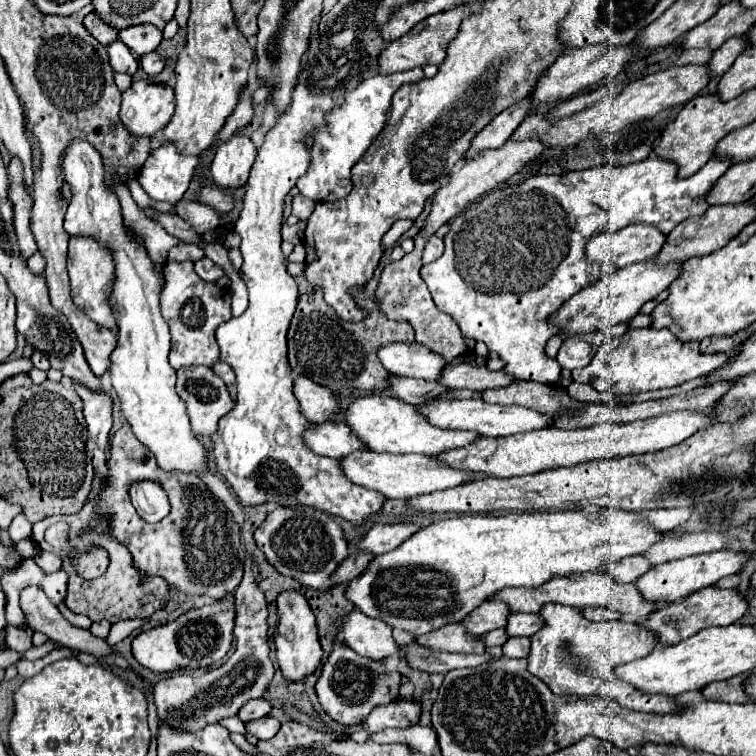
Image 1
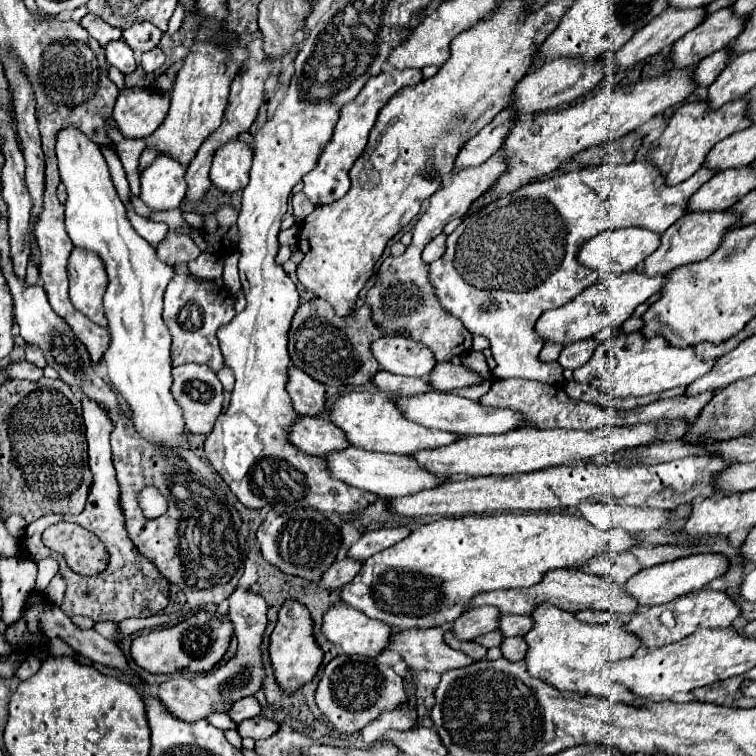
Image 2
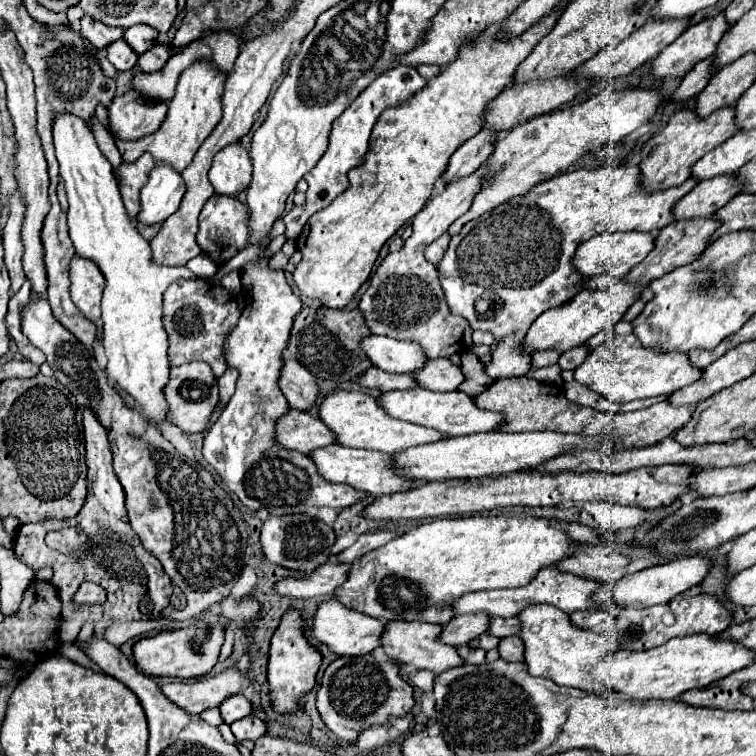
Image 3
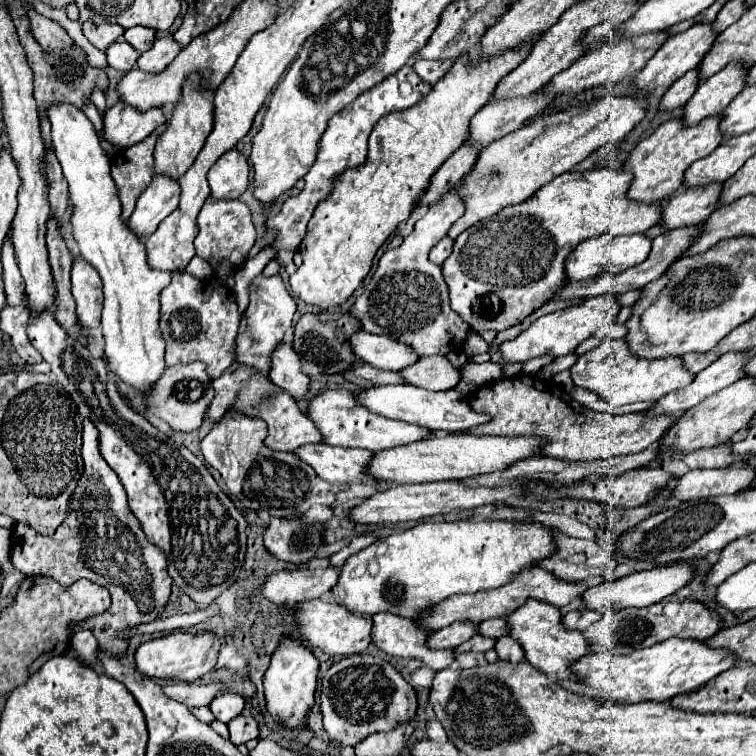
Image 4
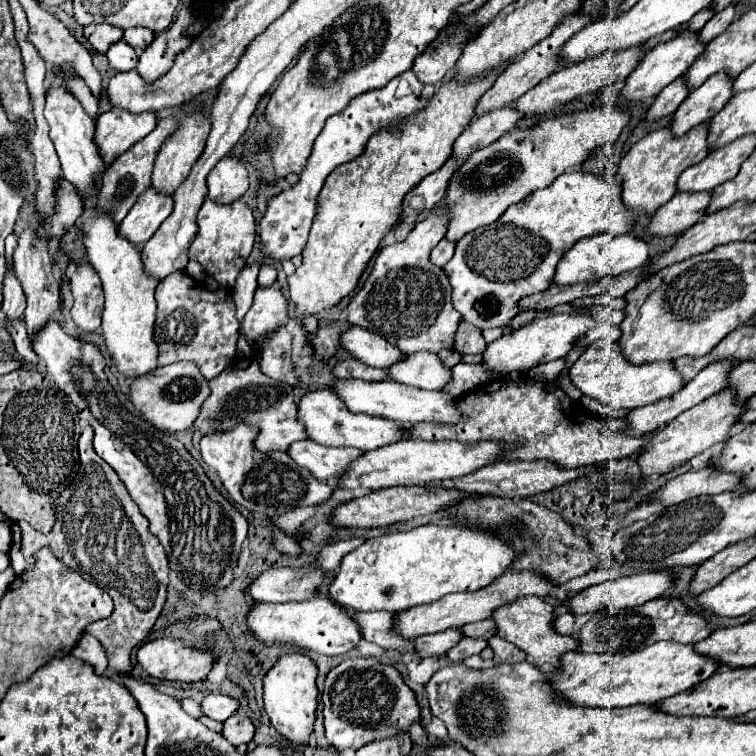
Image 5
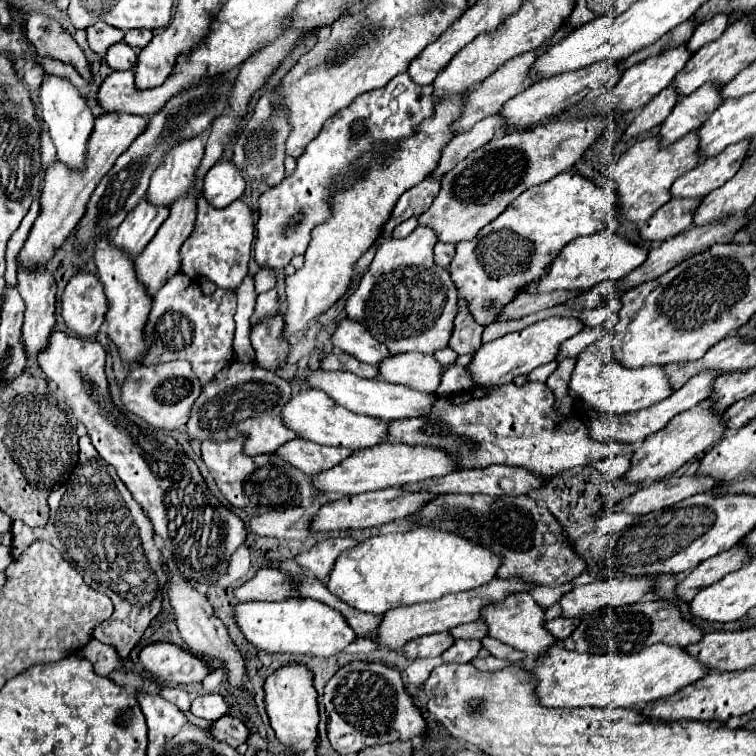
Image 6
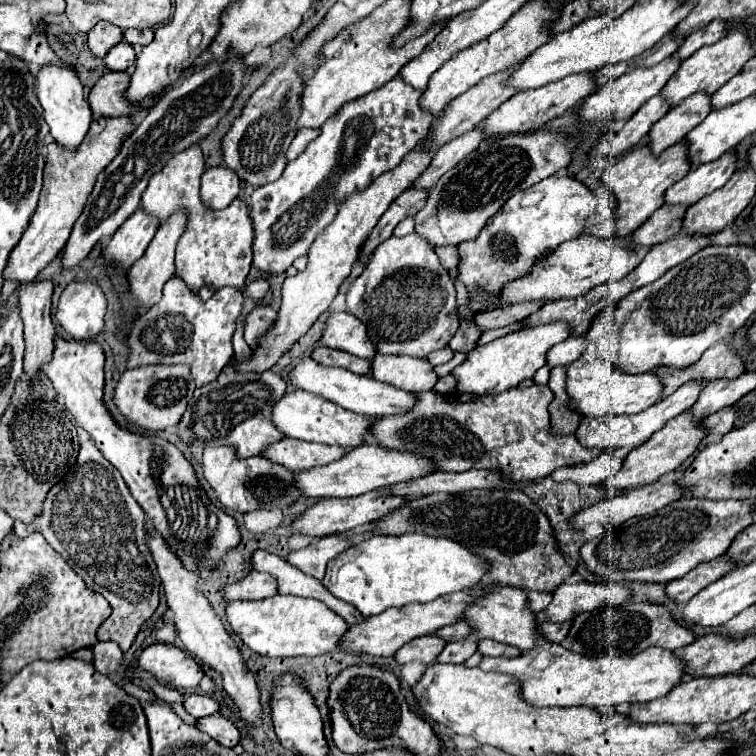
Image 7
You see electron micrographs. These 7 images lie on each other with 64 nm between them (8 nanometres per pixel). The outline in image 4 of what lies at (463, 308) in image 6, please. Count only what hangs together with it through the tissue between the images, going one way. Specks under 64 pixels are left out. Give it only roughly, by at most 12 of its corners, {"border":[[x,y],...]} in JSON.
{"border":[[468,330],[464,354],[474,356],[489,351],[490,346],[474,330]]}

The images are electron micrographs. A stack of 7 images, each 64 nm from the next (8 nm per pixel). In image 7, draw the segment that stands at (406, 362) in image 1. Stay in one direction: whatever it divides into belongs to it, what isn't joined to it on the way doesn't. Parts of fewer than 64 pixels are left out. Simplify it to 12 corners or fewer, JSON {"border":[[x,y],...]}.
{"border":[[332,312],[320,344],[368,360],[376,354],[364,324]]}

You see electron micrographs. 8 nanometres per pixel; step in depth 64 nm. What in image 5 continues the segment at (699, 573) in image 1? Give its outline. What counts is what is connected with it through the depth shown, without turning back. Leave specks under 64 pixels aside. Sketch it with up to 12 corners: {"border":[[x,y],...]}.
{"border":[[670,572],[594,584],[566,600],[572,614],[632,608],[662,596]]}

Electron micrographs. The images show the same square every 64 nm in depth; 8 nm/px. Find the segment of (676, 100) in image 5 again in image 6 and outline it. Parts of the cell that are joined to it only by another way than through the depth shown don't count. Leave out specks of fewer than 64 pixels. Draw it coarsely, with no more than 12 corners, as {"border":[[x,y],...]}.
{"border":[[674,88],[656,94],[630,122],[622,142],[664,122],[676,104]]}

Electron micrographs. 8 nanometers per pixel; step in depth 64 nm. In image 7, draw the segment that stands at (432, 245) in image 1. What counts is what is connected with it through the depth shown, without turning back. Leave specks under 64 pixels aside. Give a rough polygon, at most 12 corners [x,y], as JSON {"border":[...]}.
{"border":[[456,246],[436,248],[446,270],[456,270],[460,256]]}

